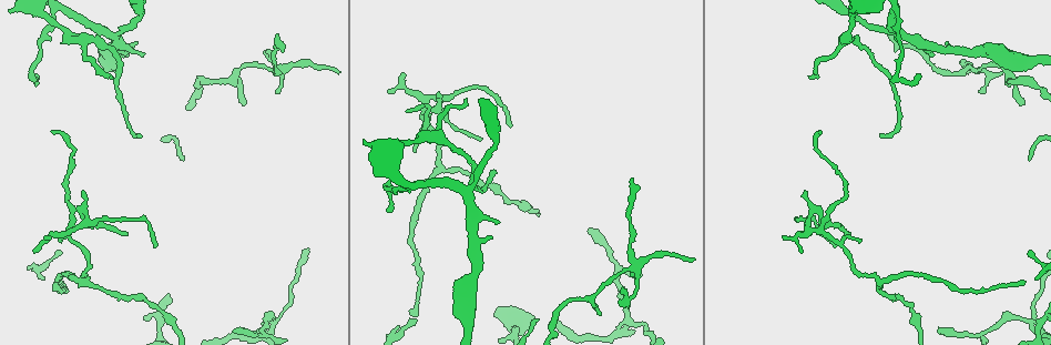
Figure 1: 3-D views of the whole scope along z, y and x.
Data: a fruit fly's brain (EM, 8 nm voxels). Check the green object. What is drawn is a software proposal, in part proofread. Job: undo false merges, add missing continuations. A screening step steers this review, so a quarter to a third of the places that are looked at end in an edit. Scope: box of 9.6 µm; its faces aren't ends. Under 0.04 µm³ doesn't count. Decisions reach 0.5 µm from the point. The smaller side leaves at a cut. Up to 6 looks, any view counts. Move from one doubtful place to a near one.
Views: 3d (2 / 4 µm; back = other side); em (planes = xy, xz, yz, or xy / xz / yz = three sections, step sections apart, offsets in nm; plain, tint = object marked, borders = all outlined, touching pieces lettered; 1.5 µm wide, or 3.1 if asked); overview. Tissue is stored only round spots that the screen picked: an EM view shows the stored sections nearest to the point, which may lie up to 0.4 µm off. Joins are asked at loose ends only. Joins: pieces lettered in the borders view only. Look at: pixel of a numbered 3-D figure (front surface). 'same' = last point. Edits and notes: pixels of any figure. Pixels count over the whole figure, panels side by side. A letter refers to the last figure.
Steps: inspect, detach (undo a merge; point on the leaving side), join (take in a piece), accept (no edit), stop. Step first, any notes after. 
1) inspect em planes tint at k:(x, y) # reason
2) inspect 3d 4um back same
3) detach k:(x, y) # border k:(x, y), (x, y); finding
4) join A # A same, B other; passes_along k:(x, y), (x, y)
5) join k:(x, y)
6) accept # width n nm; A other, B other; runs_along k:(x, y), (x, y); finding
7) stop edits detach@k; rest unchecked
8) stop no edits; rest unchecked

inspect 3d 2um at 1:(154, 245) # branch stops here

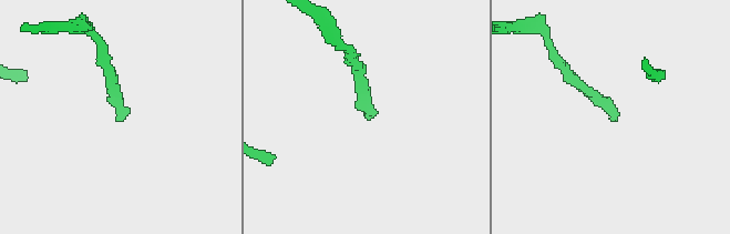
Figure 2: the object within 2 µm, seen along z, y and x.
inspect em yz step 8 borders at 2:(373, 117) # now the EM

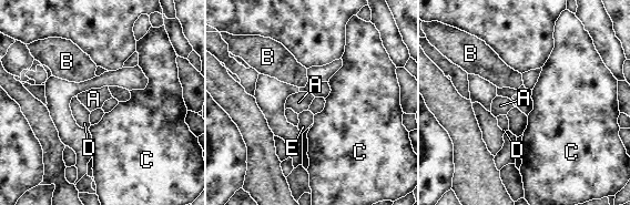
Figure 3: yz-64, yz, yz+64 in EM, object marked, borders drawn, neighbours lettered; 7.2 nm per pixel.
inspect em planes borders same # cut it another way

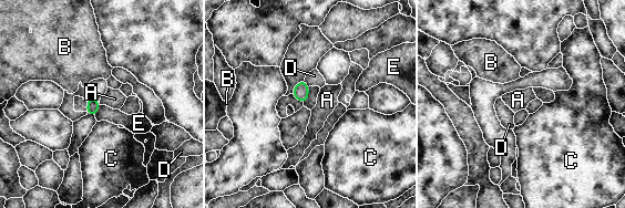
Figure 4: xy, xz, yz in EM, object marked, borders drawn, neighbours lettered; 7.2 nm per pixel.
accept # longest_contact E 90 nm; A other, B other, C other, D other, E other; border 4:(101, 105), (94, 115); none of them fits

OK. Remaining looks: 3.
inspect em yz step 4 borders at 1:(59, 242) # thin end

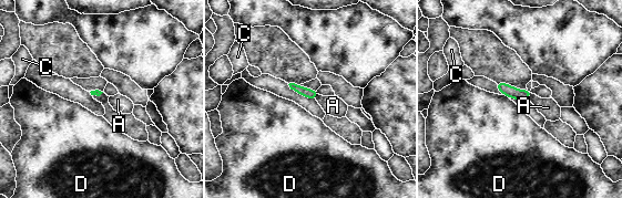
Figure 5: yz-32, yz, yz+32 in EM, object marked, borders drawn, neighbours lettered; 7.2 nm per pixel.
accept # A other, C other, D other; border 5:(318, 94), (315, 98); none of them fits

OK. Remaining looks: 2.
inspect em planes borders at 1:(940, 333) # an open end

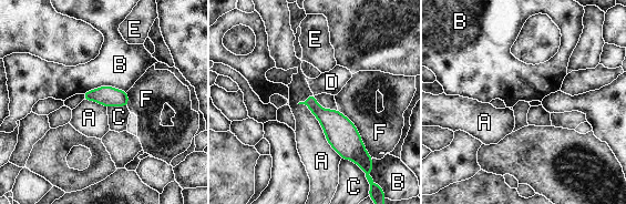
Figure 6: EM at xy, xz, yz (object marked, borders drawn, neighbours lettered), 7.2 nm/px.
accept # width 150 nm; A other, B other, C other, D other, E other, F other; border 6:(308, 94), (304, 103), (341, 157); no lettered piece goes on from it

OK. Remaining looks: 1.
stop no edits; rest unchecked

